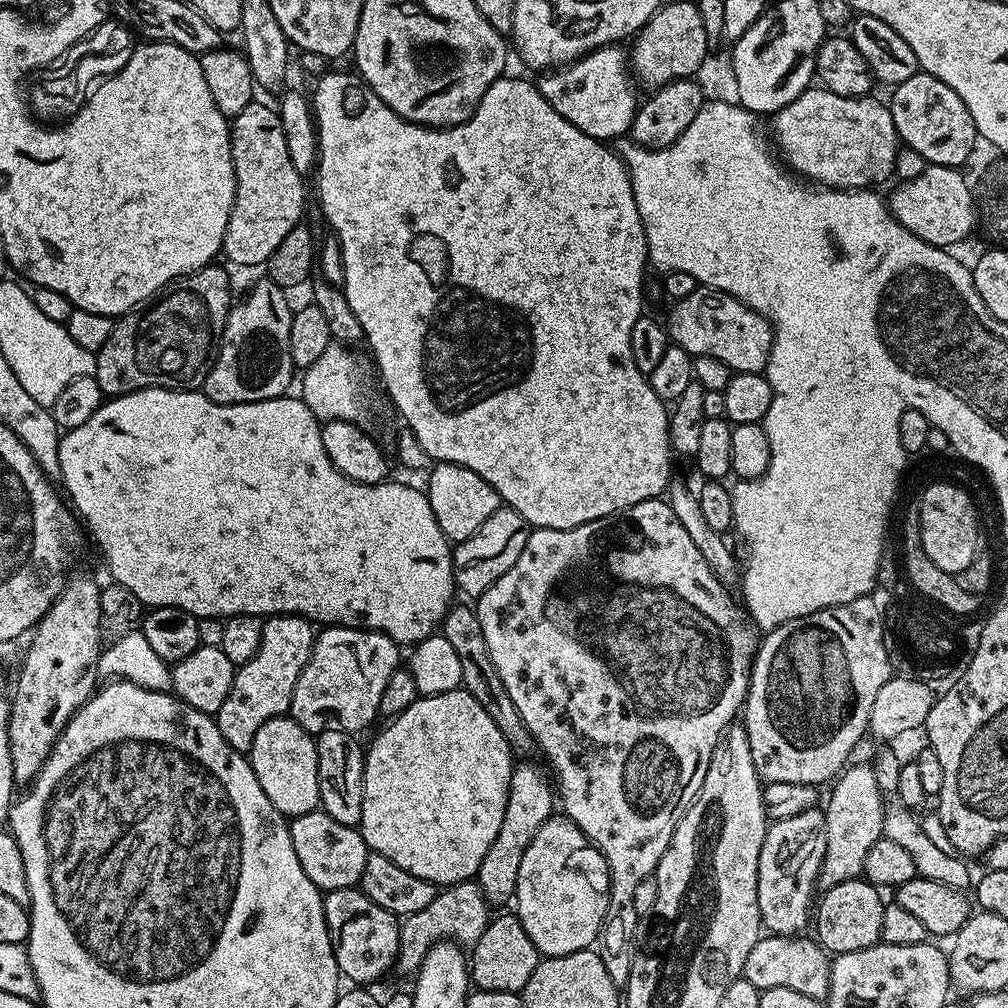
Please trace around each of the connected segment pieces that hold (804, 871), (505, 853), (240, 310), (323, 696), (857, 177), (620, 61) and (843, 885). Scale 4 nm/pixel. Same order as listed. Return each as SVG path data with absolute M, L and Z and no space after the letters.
M819 807L806 810L802 814L794 814L794 818L786 818L785 820L773 820L768 825L768 833L762 842L762 854L758 854L758 910L760 911L761 925L773 936L794 936L805 931L804 927L810 924L810 909L814 904L814 896L812 900L812 891L817 891L818 881L820 878L820 867L822 866L822 858L826 854L826 818L823 811Z
M517 763L512 770L510 790L506 798L506 814L502 814L502 827L498 829L498 838L494 838L490 850L486 850L486 858L482 858L482 866L478 873L478 883L482 894L488 899L489 905L504 904L516 894L518 866L522 866L522 854L526 854L526 846L538 834L538 830L553 815L554 788L544 777L540 768L532 764Z
M261 278L248 292L245 300L237 299L228 310L220 350L212 361L212 369L202 389L204 395L219 404L249 404L259 400L275 400L289 391L294 365L290 358L290 322L293 305L288 305L289 293L267 278Z
M324 626L316 632L316 641L312 643L312 653L298 674L298 682L294 686L290 715L310 733L319 734L326 730L342 730L360 734L363 728L371 726L380 716L382 689L385 688L390 674L401 667L401 645L391 640L384 632L374 632L367 628L342 628Z
M823 86L807 88L802 95L794 98L794 102L790 102L790 106L782 106L782 110L778 110L771 117L772 132L776 135L774 148L779 159L797 177L825 188L868 190L873 186L880 186L876 184L882 183L883 180L891 181L894 176L896 155L902 146L902 141L896 133L891 107L885 101L883 104L880 100L872 99L871 95L834 94Z
M620 46L596 48L571 64L541 75L544 77L538 80L542 98L546 98L546 102L550 102L550 106L554 106L554 110L570 122L570 126L578 126L582 134L590 134L590 138L595 140L613 142L623 132L625 135L632 131L638 107L637 85L630 71L629 53L624 53L622 49Z
M867 879L851 880L850 882L838 882L838 886L823 889L818 903L814 908L814 928L816 924L815 939L821 948L829 954L839 954L850 950L866 950L870 946L881 943L882 914L884 913L885 897L882 898L881 889L875 884L869 884Z

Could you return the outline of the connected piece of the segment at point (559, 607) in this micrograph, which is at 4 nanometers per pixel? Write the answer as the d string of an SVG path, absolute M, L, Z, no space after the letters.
M657 498L643 500L615 516L586 522L582 526L566 530L538 528L529 531L526 546L522 546L522 554L518 554L518 562L514 562L514 566L510 566L510 570L506 570L506 574L502 574L502 578L486 589L474 604L478 622L482 622L486 650L490 650L490 662L494 662L494 670L498 670L498 678L502 678L502 686L506 694L510 694L510 702L514 702L514 710L518 710L529 736L539 748L541 746L556 771L554 784L558 789L559 807L560 804L564 807L561 808L563 815L573 820L586 834L589 844L595 844L606 858L610 886L604 924L598 937L598 951L602 966L610 970L610 978L614 978L618 986L627 985L636 957L642 917L638 910L634 910L635 890L642 883L642 878L655 873L662 854L666 854L670 846L670 838L674 838L678 822L694 802L698 790L702 790L702 778L706 778L716 743L723 736L724 729L737 719L744 706L744 697L748 695L758 636L752 633L753 625L746 619L741 605L737 601L736 605L728 592L731 591L716 577L714 570L706 566L706 558L702 558L698 546L694 546L686 535L686 529L682 527L682 522L678 522L667 499Z

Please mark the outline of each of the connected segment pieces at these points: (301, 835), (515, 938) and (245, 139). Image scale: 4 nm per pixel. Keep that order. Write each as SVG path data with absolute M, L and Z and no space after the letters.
M317 810L291 817L288 829L290 842L294 842L294 854L298 854L298 863L302 870L306 870L306 878L310 878L321 893L359 885L370 851L359 827L351 828L342 822L334 822L330 814Z
M514 914L508 916L493 915L489 919L486 930L482 930L482 938L470 948L470 980L479 990L498 990L499 992L523 993L526 982L530 982L530 974L541 962L541 954L530 942L520 919Z
M253 102L242 110L242 114L231 117L232 133L232 165L236 179L234 206L230 210L230 222L226 222L223 255L229 256L236 264L267 265L268 259L278 250L282 238L290 234L301 223L300 215L304 212L304 180L298 170L294 170L294 162L290 162L290 153L286 151L286 134L282 134L280 113L268 104Z

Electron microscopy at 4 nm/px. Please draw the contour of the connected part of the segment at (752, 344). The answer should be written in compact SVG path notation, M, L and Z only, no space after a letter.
M698 286L694 294L686 294L686 298L675 301L671 307L666 331L675 347L686 350L693 358L718 358L718 362L726 362L733 373L763 373L767 369L772 349L772 324L753 308L738 302L738 298L717 288Z

